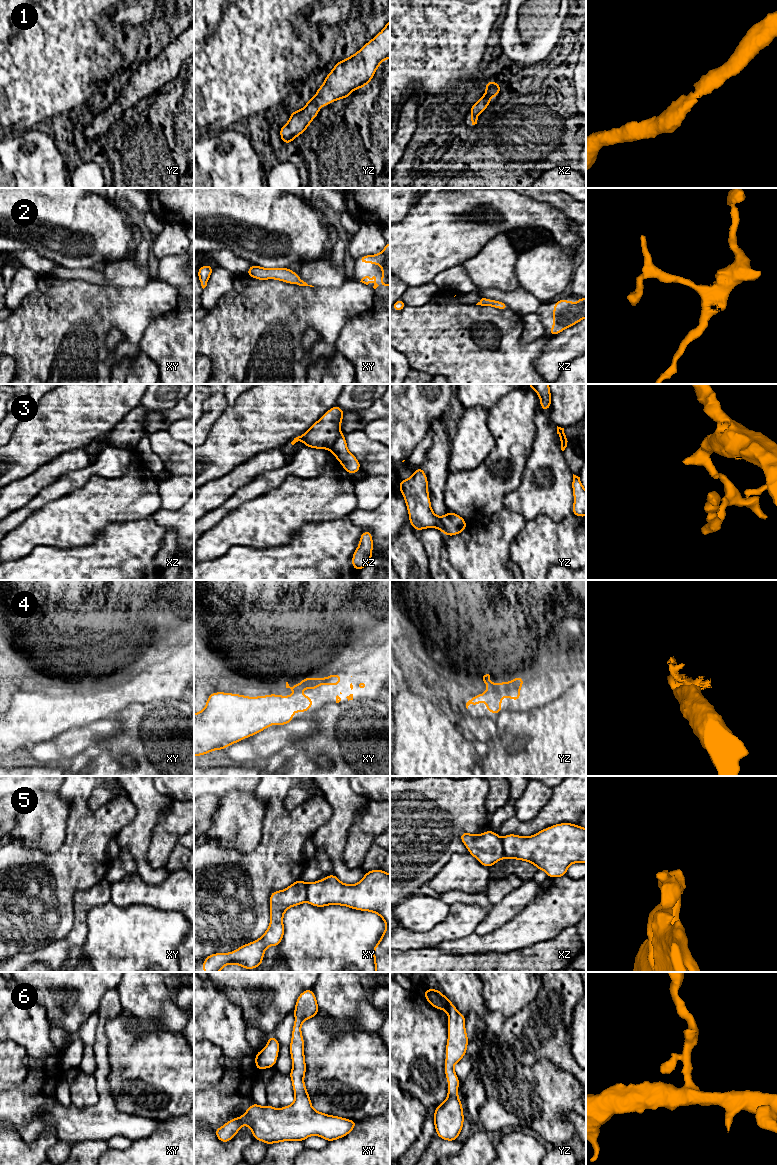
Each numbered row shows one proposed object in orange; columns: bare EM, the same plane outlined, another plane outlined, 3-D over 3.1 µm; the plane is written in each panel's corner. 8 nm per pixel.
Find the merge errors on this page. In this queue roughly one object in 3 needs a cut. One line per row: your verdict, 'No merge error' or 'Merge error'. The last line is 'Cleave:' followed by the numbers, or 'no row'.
1: No merge error
2: No merge error
3: Merge error
4: No merge error
5: Merge error
6: No merge error
Cleave: 3, 5

